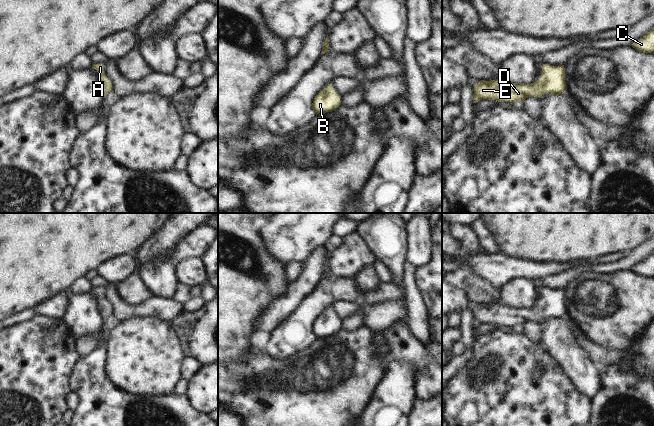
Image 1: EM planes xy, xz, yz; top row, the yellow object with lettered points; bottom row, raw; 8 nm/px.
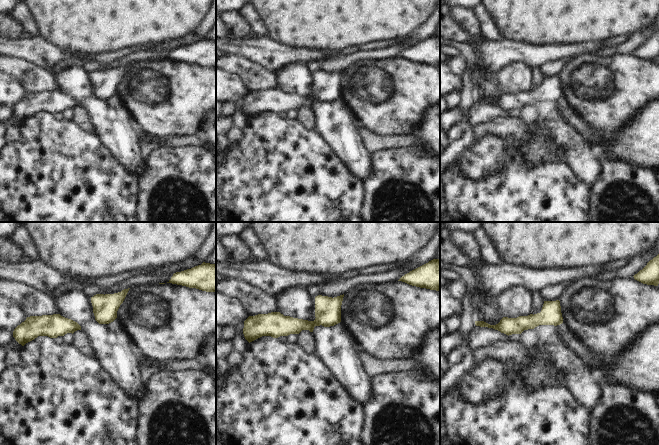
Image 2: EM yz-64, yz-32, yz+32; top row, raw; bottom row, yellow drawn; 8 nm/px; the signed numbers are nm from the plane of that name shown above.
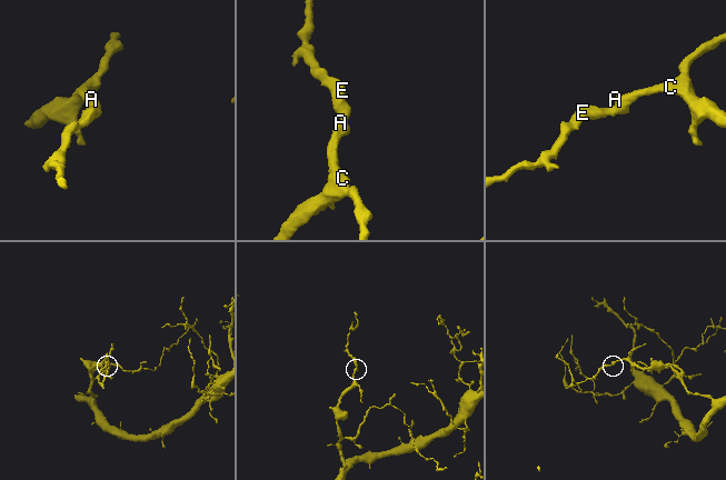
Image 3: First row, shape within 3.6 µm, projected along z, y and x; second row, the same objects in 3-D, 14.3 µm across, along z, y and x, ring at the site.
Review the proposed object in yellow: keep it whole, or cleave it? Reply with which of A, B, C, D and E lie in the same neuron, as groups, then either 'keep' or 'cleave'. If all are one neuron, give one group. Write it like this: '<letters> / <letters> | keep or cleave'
A B C D E | keep

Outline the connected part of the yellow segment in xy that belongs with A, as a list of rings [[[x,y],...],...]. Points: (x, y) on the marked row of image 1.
[[[93,64],[94,69],[96,69],[100,74],[100,93],[101,97],[107,95],[110,91],[113,91],[113,86],[111,82],[105,77],[105,71],[102,64]]]

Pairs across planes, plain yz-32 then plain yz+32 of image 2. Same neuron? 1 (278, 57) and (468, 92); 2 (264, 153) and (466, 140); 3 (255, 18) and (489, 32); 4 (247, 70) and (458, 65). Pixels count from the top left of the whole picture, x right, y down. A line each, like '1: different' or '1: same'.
1: different
2: different
3: same
4: same

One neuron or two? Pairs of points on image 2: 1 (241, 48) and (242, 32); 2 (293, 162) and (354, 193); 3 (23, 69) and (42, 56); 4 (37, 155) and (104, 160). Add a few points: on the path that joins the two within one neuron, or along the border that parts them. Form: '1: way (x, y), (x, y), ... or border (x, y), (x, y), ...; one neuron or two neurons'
1: border (236, 37), (240, 39), (246, 38); two neurons
2: way (306, 178), (315, 181), (324, 190), (338, 190); one neuron
3: border (10, 57), (22, 57), (49, 70); two neurons
4: way (54, 160), (87, 160); one neuron

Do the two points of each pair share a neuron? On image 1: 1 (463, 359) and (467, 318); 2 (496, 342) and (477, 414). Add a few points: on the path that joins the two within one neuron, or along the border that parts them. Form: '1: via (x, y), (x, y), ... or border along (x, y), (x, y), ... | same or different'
1: via (468, 349), (467, 328) | same
2: via (505, 360), (503, 388), (495, 396) | same

